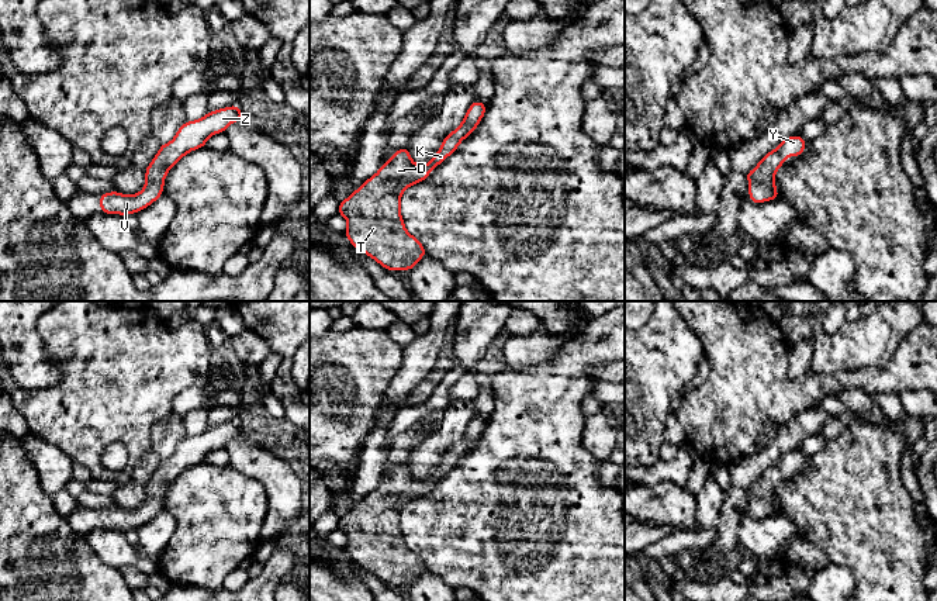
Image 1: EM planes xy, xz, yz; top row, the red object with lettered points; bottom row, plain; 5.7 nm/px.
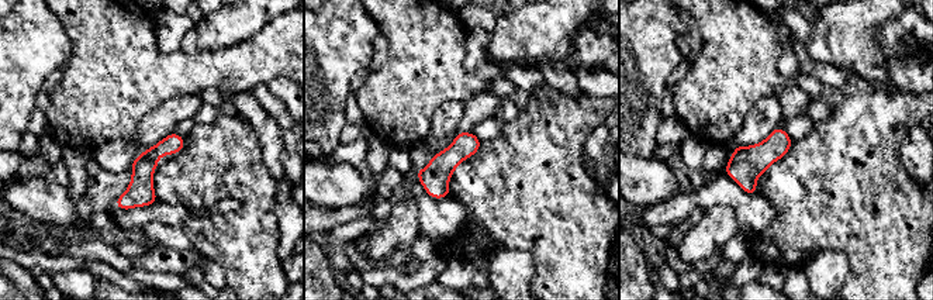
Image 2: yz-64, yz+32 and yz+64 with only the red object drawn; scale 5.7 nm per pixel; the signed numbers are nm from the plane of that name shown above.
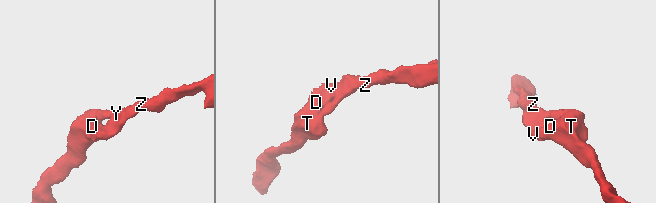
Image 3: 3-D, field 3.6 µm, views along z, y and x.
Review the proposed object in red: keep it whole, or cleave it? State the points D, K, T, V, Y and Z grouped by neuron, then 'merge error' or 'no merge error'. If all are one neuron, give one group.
groups D K T V Y Z; no merge error

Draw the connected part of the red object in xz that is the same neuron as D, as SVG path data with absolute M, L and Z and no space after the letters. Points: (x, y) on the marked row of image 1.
M474 100L468 107L464 120L460 125L447 134L439 151L429 163L416 165L409 155L408 146L395 151L391 158L381 165L378 172L369 177L359 189L356 189L348 198L339 203L338 214L345 217L348 228L343 232L349 242L374 259L385 270L411 270L426 255L425 246L411 235L401 215L401 196L405 189L426 180L429 173L438 167L446 158L449 158L459 148L460 142L476 131L481 118L487 113L487 106Z

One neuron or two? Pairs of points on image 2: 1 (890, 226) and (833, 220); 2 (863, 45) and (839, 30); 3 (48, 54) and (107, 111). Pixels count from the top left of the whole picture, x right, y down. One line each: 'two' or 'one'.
1: one
2: one
3: two

